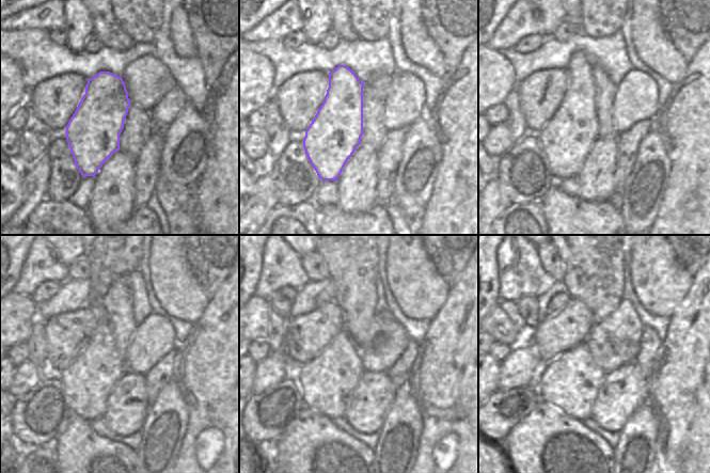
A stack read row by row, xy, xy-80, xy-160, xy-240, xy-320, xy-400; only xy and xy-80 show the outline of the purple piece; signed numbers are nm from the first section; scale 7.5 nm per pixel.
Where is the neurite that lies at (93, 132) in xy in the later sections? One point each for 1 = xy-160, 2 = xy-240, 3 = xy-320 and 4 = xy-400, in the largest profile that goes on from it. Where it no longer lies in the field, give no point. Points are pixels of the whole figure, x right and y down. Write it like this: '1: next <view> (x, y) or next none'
1: next xy-160 (566, 140)
2: next xy-240 (88, 381)
3: next xy-320 (326, 382)
4: next xy-400 (570, 382)

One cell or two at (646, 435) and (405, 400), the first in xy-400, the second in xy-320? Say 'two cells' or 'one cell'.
one cell

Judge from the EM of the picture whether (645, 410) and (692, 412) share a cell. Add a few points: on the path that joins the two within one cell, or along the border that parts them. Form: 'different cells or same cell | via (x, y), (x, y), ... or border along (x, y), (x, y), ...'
different cells | border along (646, 403), (655, 419), (656, 435)

